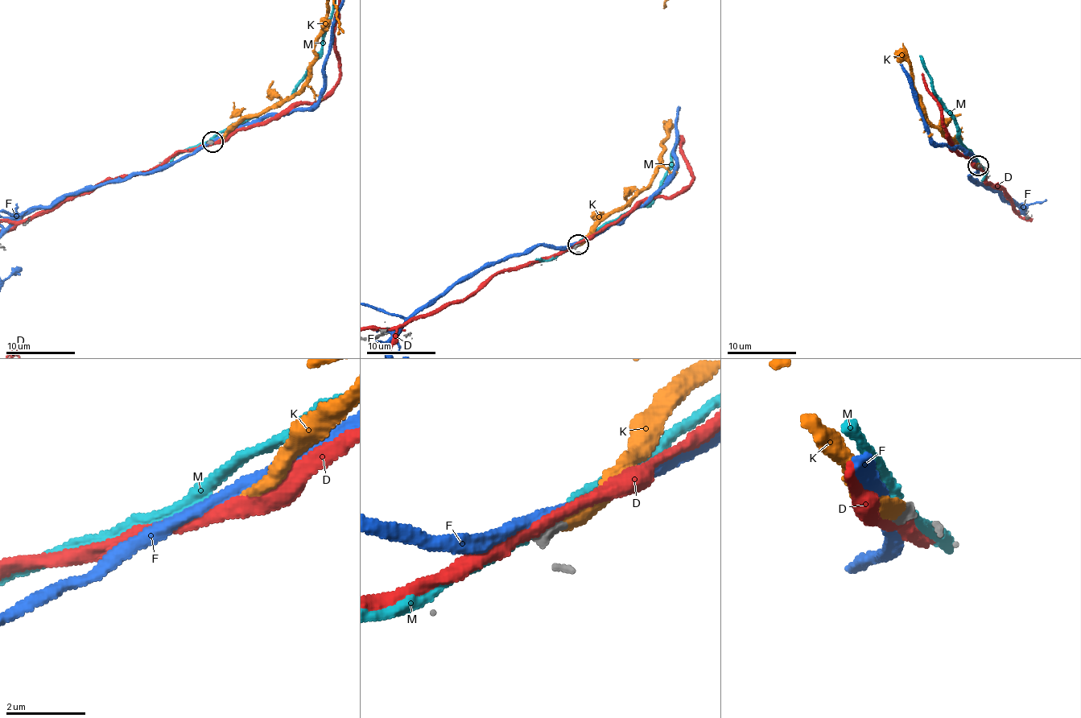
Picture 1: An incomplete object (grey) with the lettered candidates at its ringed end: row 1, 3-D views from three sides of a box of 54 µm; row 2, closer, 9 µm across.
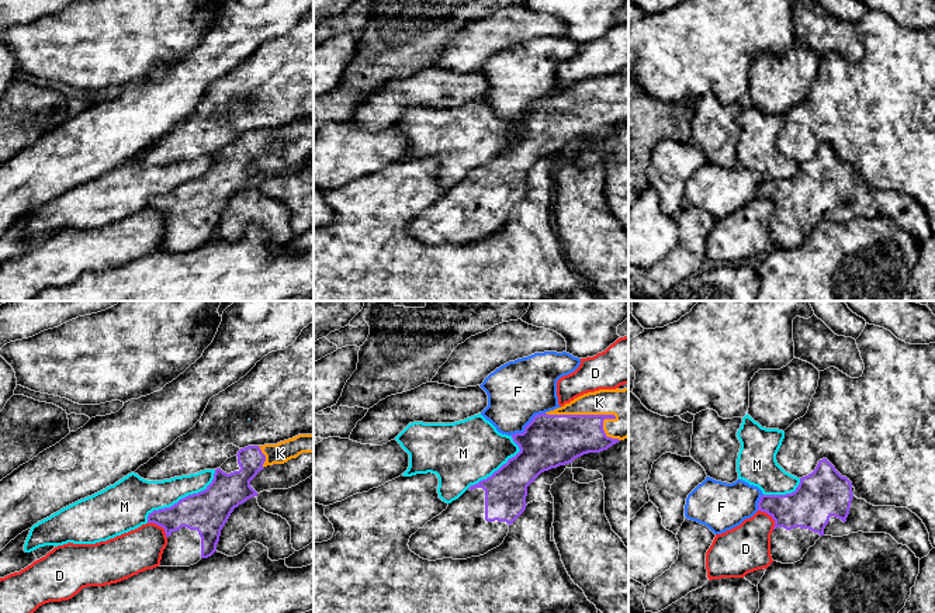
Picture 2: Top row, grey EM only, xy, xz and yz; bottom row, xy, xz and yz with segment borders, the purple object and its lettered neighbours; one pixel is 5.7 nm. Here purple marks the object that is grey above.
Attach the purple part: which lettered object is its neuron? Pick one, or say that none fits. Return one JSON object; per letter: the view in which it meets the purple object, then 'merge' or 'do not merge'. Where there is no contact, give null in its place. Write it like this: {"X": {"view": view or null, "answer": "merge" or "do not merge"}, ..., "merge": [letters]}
{"D": {"view": "yz", "answer": "do not merge"}, "F": {"view": "xz", "answer": "do not merge"}, "K": {"view": "xz", "answer": "merge"}, "M": {"view": "xy", "answer": "do not merge"}, "merge": ["K"]}

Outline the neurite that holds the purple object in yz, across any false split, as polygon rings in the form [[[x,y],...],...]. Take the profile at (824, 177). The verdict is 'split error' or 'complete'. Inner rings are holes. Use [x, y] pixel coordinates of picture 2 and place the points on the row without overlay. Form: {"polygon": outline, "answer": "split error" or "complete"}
{"polygon": [[[823,143],[815,155],[800,163],[794,177],[762,180],[758,195],[775,205],[770,219],[773,246],[794,249],[821,221],[886,218],[907,231],[917,243],[934,233],[922,205],[907,193],[873,191],[858,184],[852,167]]], "answer": "split error"}

